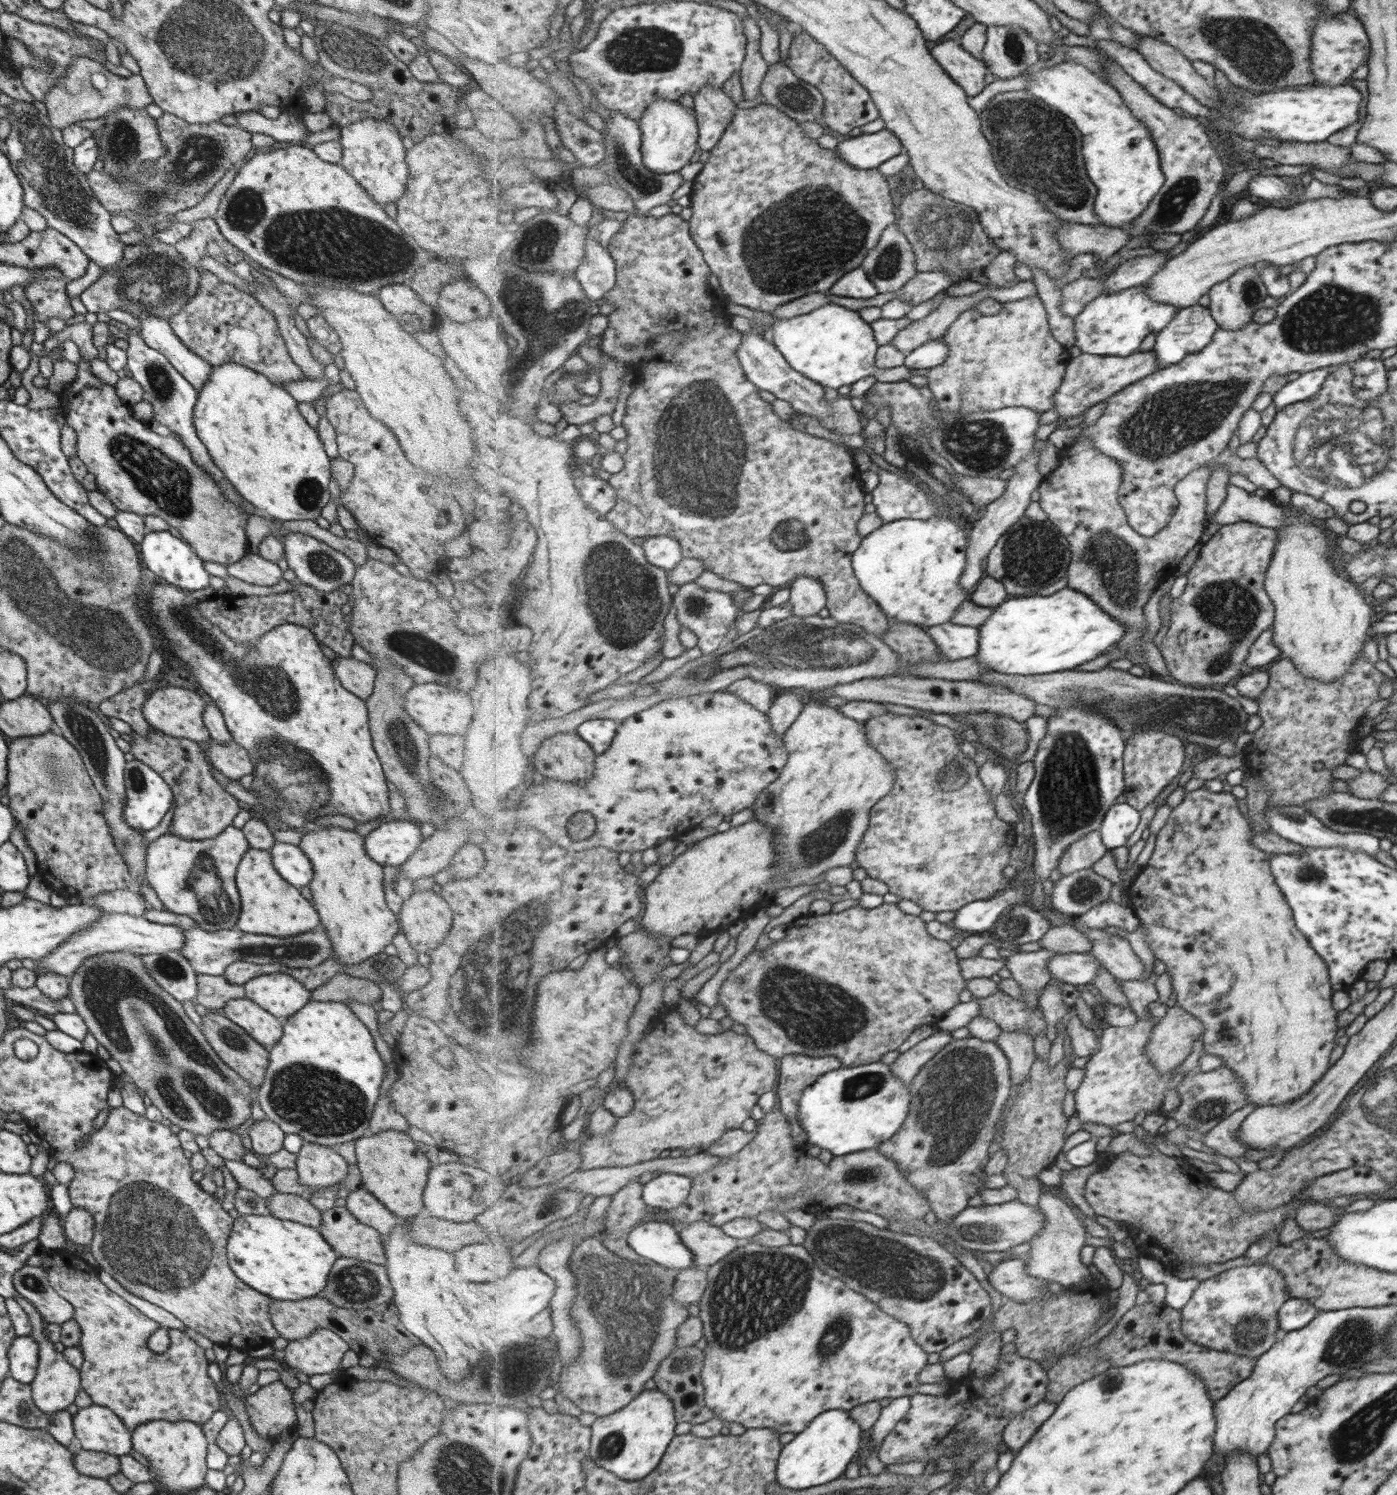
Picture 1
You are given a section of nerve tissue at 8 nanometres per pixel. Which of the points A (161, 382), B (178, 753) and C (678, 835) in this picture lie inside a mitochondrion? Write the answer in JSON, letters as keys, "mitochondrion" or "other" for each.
{"A":"mitochondrion","B":"other","C":"other"}

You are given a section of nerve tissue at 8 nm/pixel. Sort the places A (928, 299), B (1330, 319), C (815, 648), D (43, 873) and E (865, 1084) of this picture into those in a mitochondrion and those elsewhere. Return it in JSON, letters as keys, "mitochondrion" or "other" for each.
{"A":"other","B":"mitochondrion","C":"mitochondrion","D":"other","E":"mitochondrion"}

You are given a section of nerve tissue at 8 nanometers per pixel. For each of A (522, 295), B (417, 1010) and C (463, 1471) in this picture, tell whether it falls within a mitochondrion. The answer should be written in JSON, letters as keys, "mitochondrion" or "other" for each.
{"A":"mitochondrion","B":"other","C":"mitochondrion"}

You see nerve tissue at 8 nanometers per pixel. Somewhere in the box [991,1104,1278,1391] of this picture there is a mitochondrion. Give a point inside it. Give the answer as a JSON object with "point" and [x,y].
{"point":[1252,1330]}

